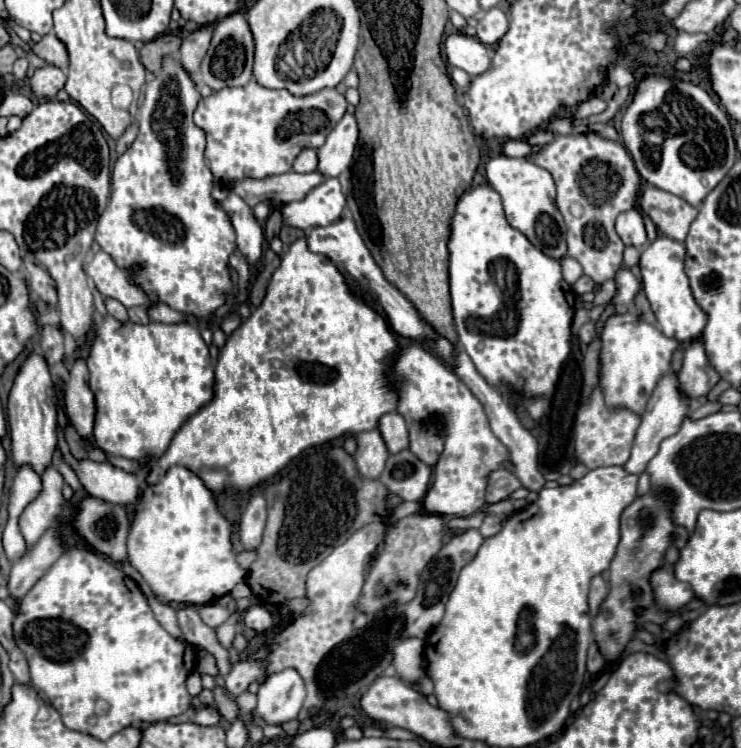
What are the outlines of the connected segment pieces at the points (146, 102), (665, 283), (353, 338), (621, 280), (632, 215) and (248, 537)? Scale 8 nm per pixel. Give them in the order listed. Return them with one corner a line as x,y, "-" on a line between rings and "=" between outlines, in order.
165,56
159,76
147,82
143,90
137,112
137,138
115,162
109,206
101,214
95,240
121,268
129,268
133,264
143,266
141,272
133,276
133,282
143,286
145,292
183,314
209,316
225,304
225,294
231,292
227,260
235,252
235,232
229,216
211,198
213,176
203,160
205,132
201,132
201,128
193,122
193,110
199,100
201,94
197,92
189,72
181,68
181,62
175,56
=
657,236
657,240
651,242
641,252
639,266
641,266
645,294
651,302
651,308
655,312
657,326
661,326
661,332
679,342
691,342
691,340
701,338
701,332
707,324
707,316
693,300
693,294
689,288
689,278
683,270
683,262
685,262
683,244
679,244
667,236
=
305,238
295,240
289,246
289,250
283,254
279,268
273,272
273,276
269,280
269,286
267,286
267,294
265,294
261,306
247,320
243,320
241,326
235,332
229,334
225,346
221,348
217,368
215,368
215,380
217,380
215,398
209,404
205,404
197,414
193,414
179,428
179,432
171,440
167,452
151,466
151,470
145,478
145,484
157,484
171,466
185,466
191,472
195,472
197,476
201,476
205,486
215,496
225,494
229,490
245,492
245,490
251,490
253,486
257,486
259,482
267,480
269,476
277,474
279,470
283,470
305,448
329,442
329,440
333,440
337,436
343,436
343,434
359,434
363,430
377,428
379,418
387,412
393,412
395,406
397,406
397,392
393,388
389,388
389,382
387,382
387,368
389,368
391,358
393,358
395,352
397,352
397,340
395,340
395,334
389,330
387,320
377,310
373,310
371,304
367,304
363,298
359,298
355,292
351,292
351,288
345,282
343,274
335,268
335,264
329,258
309,252
=
623,266
617,270
615,282
617,282
617,294
613,298
615,312
623,314
623,312
627,312
627,306
633,302
637,290
639,290
639,280
633,276
633,272
629,268
=
631,208
623,214
617,216
615,222
615,230
619,234
619,238
623,240
623,244
627,246
645,246
647,244
647,234
645,234
645,226
643,226
643,216
637,208
=
261,494
251,496
243,516
241,516
241,542
245,550
253,550
261,544
263,524
265,524
265,498

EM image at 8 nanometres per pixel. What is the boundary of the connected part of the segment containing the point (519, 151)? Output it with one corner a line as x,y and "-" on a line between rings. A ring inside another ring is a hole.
507,140
507,142
501,144
501,154
509,156
509,158
523,158
523,156
527,156
535,150
539,150
539,146
529,146
525,140
517,140
517,142

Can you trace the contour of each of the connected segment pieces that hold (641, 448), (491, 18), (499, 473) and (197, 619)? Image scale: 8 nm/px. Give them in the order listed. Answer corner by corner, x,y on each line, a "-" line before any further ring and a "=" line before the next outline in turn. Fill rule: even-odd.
671,372
671,374
665,374
661,378
661,382
657,384
653,396
649,398
649,404
647,404
647,410
643,414
643,420
641,420
641,426
635,434
635,444
633,444
633,450
631,450
631,458
627,460
627,464
623,466
629,474
643,474
649,460
657,454
657,448
661,444
661,440
669,438
671,434
675,434
683,422
683,418
687,416
687,408
689,408
689,398
685,394
681,394
679,390
679,382
677,382
677,376
=
491,8
479,16
477,24
477,38
483,44
497,44
507,32
507,16
501,8
=
505,468
495,470
491,474
489,486
487,486
487,504
495,504
499,500
509,498
511,492
515,492
517,488
521,488
521,482
513,472
509,472
=
187,606
187,608
181,608
177,610
177,618
179,618
179,626
183,630
183,636
189,644
195,644
195,646
203,646
217,662
217,670
221,676
229,674
231,672
231,660
229,660
229,650
217,640
217,634
215,634
215,628
207,626
197,608
195,606

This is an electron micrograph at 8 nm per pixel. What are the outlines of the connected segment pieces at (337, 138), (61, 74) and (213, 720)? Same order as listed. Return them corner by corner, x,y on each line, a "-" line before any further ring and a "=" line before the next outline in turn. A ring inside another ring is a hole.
345,112
341,122
331,130
325,144
317,150
319,172
325,176
339,176
349,168
357,146
357,122
355,116
=
45,64
43,68
37,68
35,74
31,76
31,88
35,96
51,100
65,86
65,80
67,80
65,70
53,64
=
201,706
193,716
193,722
201,724
201,726
215,726
215,724
219,724
219,720
221,720
221,716
213,706

